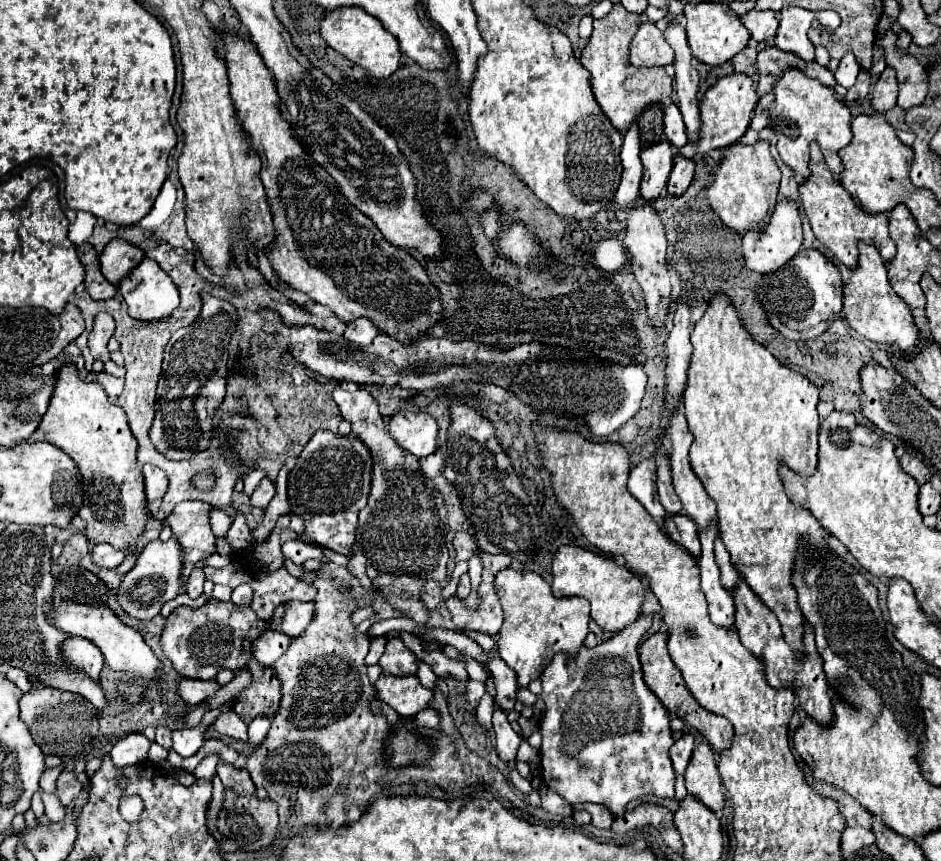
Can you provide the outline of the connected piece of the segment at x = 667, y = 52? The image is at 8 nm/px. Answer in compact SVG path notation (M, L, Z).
M643 22L631 42L631 64L665 66L673 64L673 48L665 42L663 32L653 22Z

